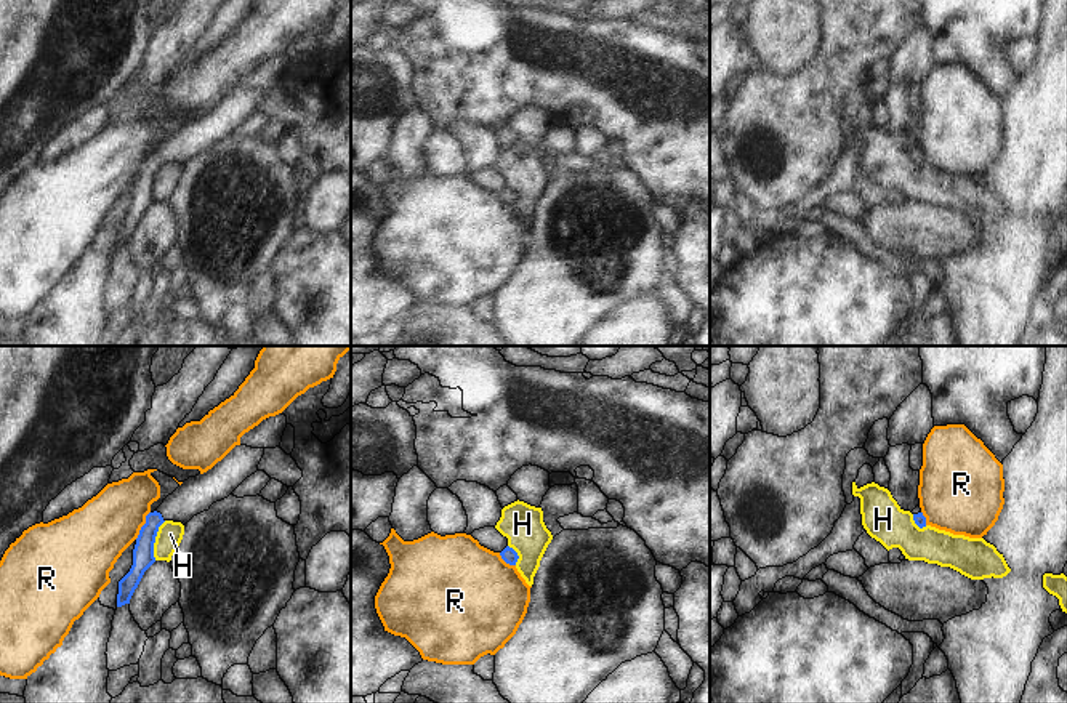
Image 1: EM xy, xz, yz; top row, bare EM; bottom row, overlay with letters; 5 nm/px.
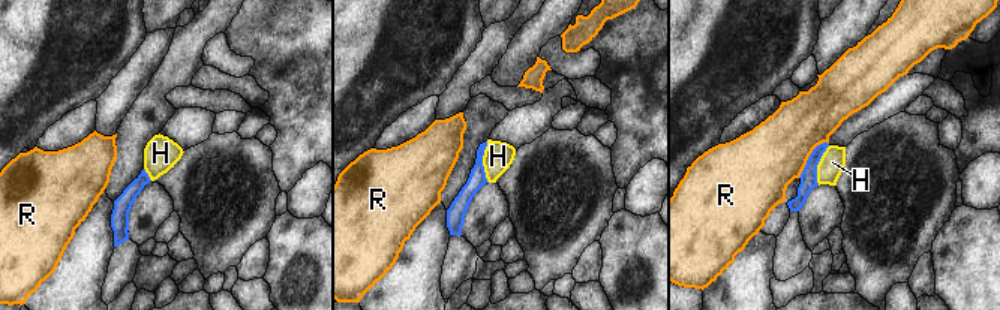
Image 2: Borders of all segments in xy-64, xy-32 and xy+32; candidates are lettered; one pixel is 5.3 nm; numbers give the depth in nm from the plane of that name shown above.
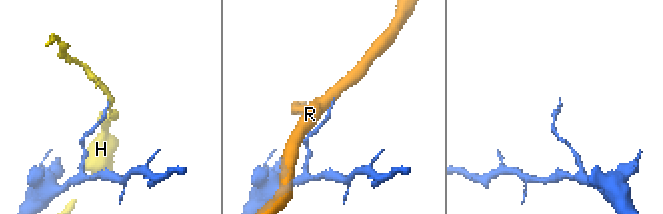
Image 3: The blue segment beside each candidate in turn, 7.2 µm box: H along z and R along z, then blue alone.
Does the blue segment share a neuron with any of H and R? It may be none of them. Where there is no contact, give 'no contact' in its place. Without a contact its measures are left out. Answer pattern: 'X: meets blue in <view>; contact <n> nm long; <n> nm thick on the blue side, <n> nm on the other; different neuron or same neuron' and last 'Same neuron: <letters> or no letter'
H: meets blue in xy; contact 200 nm long; 110 nm thick on the blue side, 130 nm on the other; different neuron
R: meets blue in xy; contact 160 nm long; 110 nm thick on the blue side, 320 nm on the other; different neuron
Same neuron: no letter

